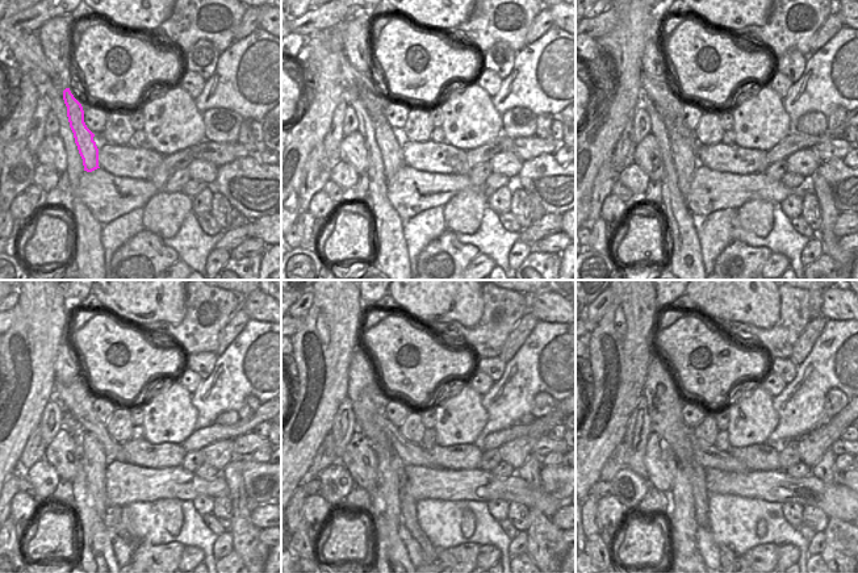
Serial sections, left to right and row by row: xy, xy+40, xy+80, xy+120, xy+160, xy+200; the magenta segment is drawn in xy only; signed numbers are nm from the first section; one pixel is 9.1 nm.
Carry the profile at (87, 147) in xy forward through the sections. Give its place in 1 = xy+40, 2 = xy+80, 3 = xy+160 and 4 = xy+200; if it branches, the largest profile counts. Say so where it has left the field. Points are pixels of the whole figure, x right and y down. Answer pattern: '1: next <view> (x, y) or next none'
1: next xy+40 (392, 159)
2: next xy+80 (685, 159)
3: next xy+160 (389, 461)
4: next xy+200 (682, 523)

